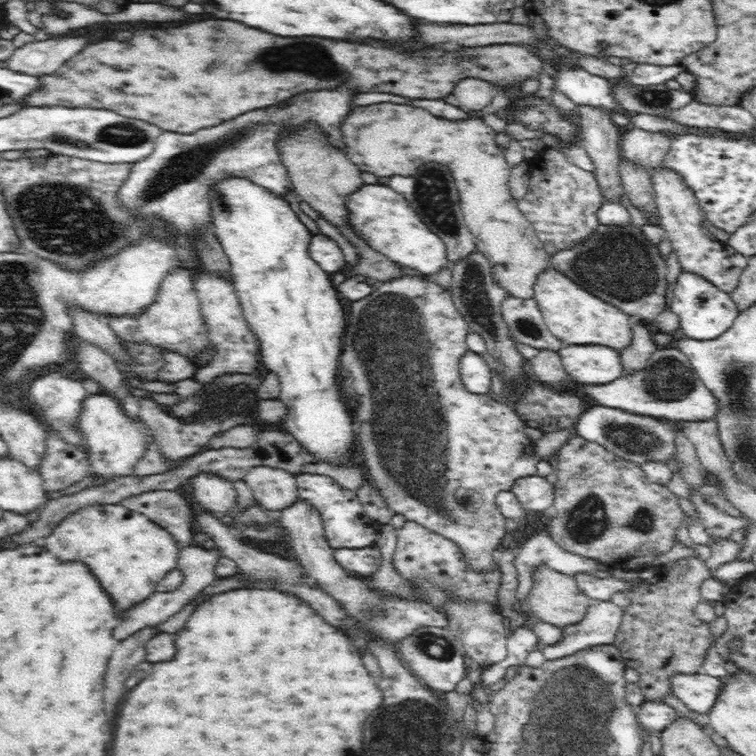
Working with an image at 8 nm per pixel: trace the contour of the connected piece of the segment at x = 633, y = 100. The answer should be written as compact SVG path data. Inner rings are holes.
M626 78L608 79L610 95L621 108L631 113L665 115L690 104L692 96L686 91L669 88L666 84L638 86Z

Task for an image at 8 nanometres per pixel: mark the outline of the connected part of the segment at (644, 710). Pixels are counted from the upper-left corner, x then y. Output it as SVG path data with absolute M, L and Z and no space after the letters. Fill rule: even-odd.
M644 700L635 715L641 728L649 733L660 734L667 726L673 724L679 714L661 701Z

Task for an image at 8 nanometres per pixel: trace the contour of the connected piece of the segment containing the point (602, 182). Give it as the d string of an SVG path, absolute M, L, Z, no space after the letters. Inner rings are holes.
M580 105L576 109L579 113L579 128L581 128L582 141L580 145L584 147L587 155L592 159L595 167L594 176L598 180L602 196L606 201L621 203L625 195L619 171L622 132L617 124L610 119L610 115L598 107Z

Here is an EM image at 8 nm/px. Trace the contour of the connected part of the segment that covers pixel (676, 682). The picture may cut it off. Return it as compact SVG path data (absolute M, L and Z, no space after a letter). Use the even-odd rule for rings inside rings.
M706 673L670 676L670 694L676 696L694 713L706 713L721 693L722 681Z

